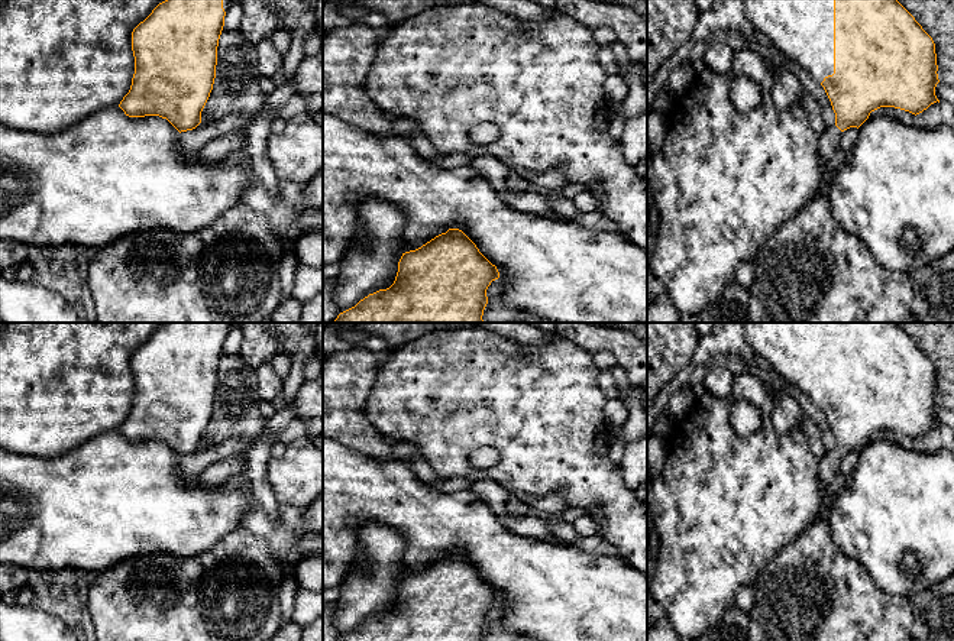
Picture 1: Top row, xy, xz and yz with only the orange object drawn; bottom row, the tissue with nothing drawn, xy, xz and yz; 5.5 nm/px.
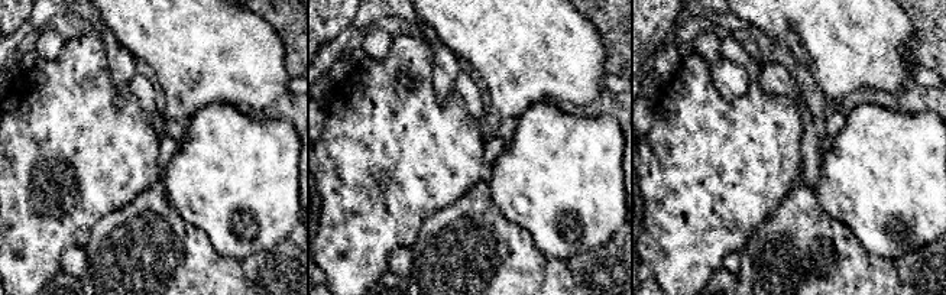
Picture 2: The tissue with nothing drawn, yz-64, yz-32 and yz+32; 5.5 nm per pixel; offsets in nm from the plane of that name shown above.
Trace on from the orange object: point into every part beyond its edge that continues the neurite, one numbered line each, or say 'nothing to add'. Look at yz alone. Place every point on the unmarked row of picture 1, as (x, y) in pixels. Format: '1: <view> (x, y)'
1: yz (802, 353)
2: yz (830, 463)

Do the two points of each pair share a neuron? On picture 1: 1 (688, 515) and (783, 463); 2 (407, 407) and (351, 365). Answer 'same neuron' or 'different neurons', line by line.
1: same neuron
2: different neurons

